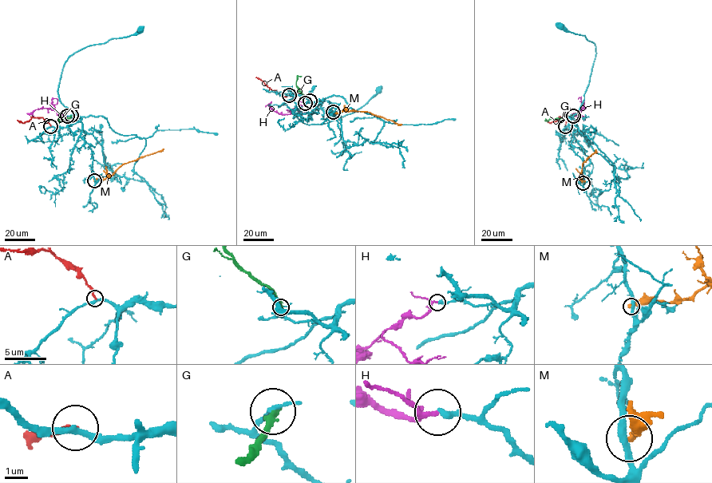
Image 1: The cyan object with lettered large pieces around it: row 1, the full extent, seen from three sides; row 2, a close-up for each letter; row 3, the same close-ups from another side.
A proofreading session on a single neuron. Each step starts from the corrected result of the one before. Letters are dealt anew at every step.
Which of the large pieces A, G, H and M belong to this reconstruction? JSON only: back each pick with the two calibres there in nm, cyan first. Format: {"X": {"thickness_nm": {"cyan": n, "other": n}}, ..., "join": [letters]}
{"A": {"thickness_nm": {"cyan": 280, "other": 190}}, "join": ["A"]}

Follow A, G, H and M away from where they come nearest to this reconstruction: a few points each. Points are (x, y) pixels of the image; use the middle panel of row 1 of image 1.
A: (289, 95), (282, 96), (255, 77)
G: (309, 100), (296, 85), (297, 77), (302, 76)
H: (305, 103), (290, 114), (282, 115), (269, 106), (271, 101)
M: (333, 112), (367, 111), (401, 124)

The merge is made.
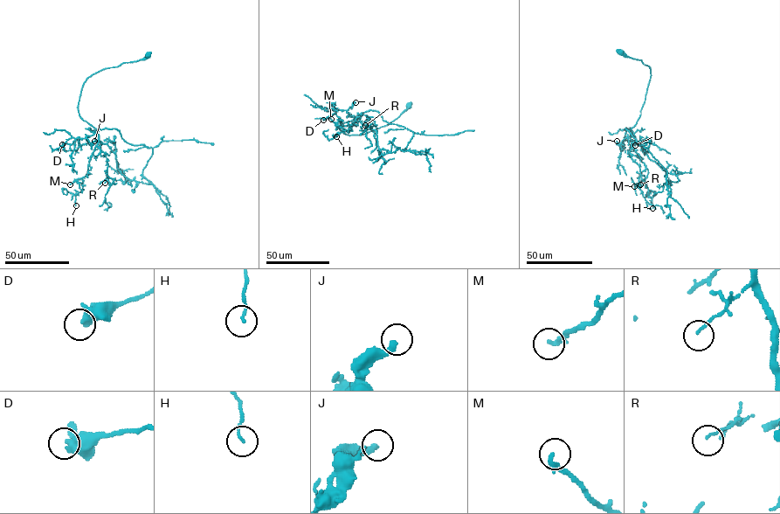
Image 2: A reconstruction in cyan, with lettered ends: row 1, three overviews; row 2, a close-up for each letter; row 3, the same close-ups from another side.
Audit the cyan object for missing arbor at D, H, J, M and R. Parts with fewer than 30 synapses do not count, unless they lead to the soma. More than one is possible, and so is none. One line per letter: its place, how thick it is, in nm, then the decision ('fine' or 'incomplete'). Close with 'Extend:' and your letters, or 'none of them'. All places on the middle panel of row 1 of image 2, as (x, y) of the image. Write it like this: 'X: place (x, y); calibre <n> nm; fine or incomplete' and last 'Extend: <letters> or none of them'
D: place (323, 120); calibre 500 nm; fine
H: place (336, 136); calibre 100 nm; fine
J: place (355, 102); calibre 320 nm; fine
M: place (331, 119); calibre 280 nm; incomplete
R: place (365, 125); calibre 110 nm; fine
Extend: M

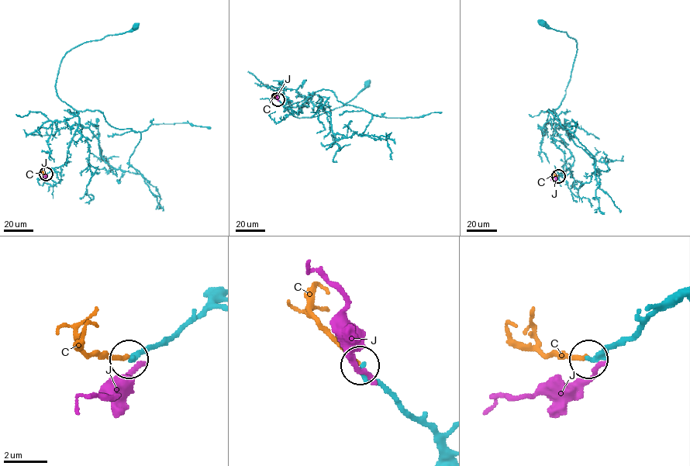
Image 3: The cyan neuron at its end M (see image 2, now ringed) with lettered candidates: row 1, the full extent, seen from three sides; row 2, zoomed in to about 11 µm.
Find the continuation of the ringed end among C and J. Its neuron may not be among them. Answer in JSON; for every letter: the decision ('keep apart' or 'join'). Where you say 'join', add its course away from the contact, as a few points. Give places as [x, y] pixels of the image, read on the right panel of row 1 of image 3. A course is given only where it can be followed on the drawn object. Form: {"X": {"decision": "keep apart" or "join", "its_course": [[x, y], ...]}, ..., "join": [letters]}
{"C": {"decision": "keep apart"}, "J": {"decision": "keep apart"}, "join": []}

